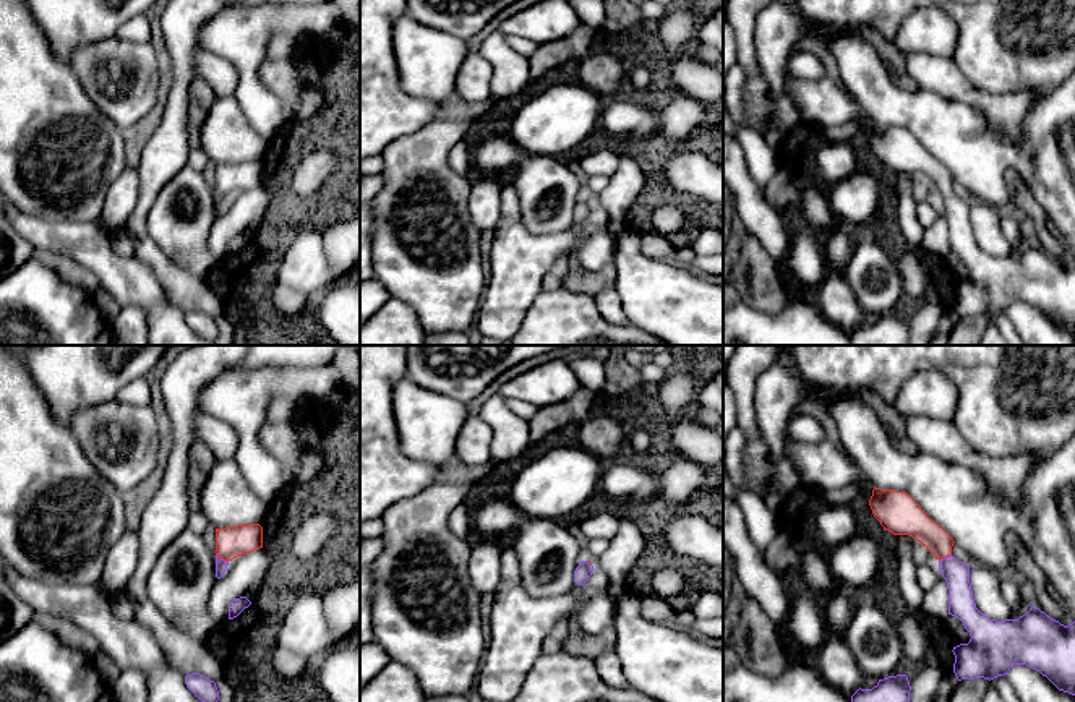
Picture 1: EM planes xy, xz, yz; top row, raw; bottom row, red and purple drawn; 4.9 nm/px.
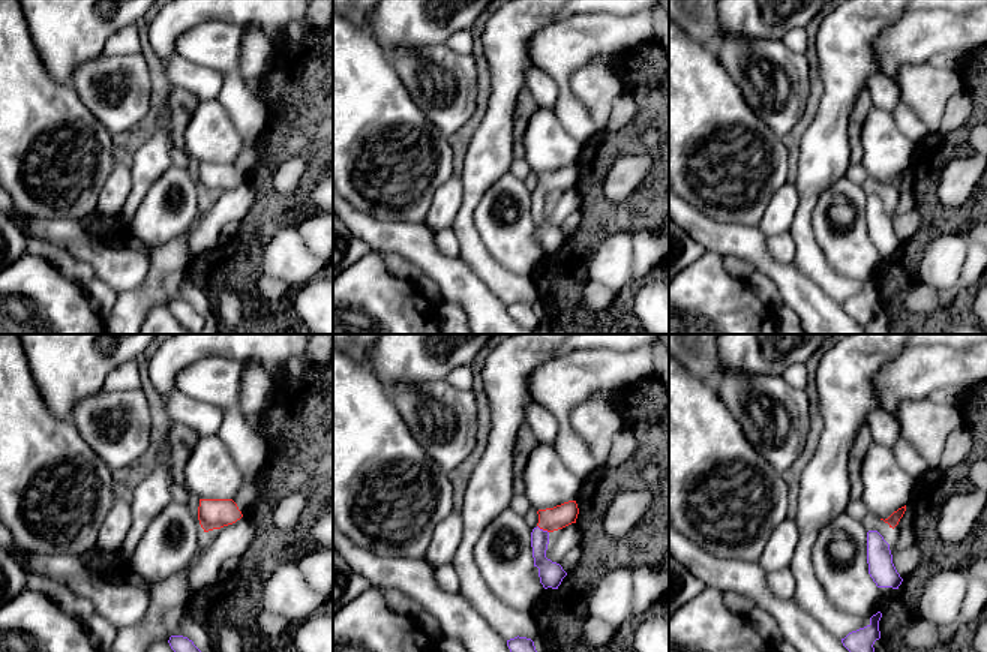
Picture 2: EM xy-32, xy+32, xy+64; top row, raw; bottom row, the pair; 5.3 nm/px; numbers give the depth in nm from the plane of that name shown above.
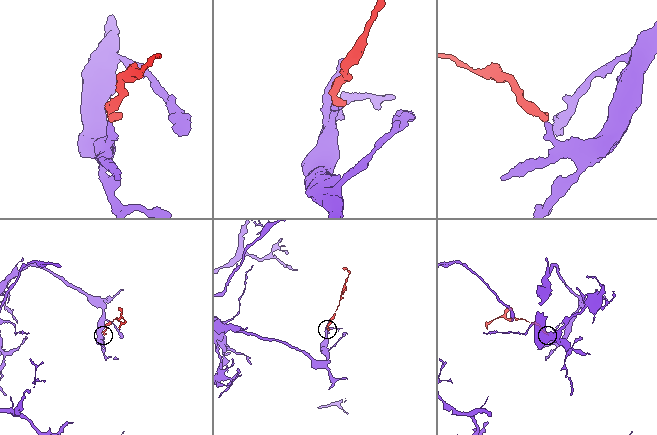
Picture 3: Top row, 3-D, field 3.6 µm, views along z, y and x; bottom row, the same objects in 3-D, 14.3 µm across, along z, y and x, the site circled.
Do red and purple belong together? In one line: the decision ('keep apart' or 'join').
join

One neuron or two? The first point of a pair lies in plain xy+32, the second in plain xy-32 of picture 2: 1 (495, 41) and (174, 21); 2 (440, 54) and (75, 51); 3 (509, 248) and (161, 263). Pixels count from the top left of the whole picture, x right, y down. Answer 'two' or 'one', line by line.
1: one
2: two
3: two

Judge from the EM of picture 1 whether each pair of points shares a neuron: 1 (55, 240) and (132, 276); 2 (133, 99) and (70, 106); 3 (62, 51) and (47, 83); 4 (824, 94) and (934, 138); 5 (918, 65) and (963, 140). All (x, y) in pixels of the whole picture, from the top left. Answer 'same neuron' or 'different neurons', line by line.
1: same neuron
2: different neurons
3: different neurons
4: different neurons
5: different neurons

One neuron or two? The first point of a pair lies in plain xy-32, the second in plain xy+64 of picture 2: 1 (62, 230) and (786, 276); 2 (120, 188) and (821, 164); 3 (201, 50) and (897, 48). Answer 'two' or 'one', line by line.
1: one
2: two
3: one

